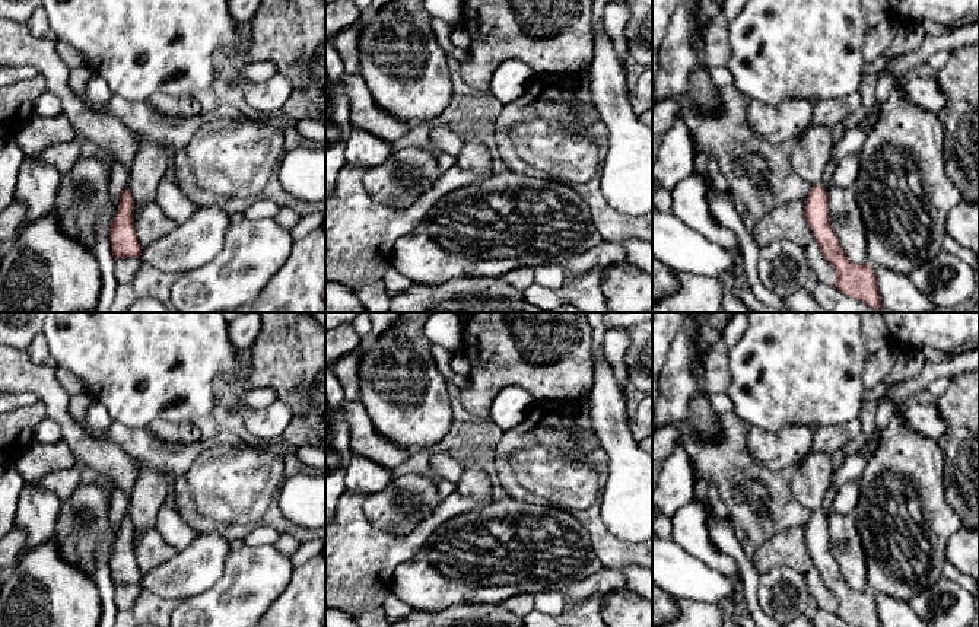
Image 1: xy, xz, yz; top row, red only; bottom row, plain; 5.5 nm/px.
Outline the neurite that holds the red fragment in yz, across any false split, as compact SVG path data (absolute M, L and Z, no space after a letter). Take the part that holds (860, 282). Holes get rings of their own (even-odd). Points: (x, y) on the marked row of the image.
M810 124L798 137L798 144L791 155L795 174L811 185L805 207L807 222L823 255L836 271L836 287L846 296L880 309L883 305L872 265L852 262L843 252L830 225L829 195L820 181L832 149L832 128Z

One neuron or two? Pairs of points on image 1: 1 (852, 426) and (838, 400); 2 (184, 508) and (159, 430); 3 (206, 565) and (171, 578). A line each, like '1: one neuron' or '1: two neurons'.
1: two neurons
2: two neurons
3: one neuron

